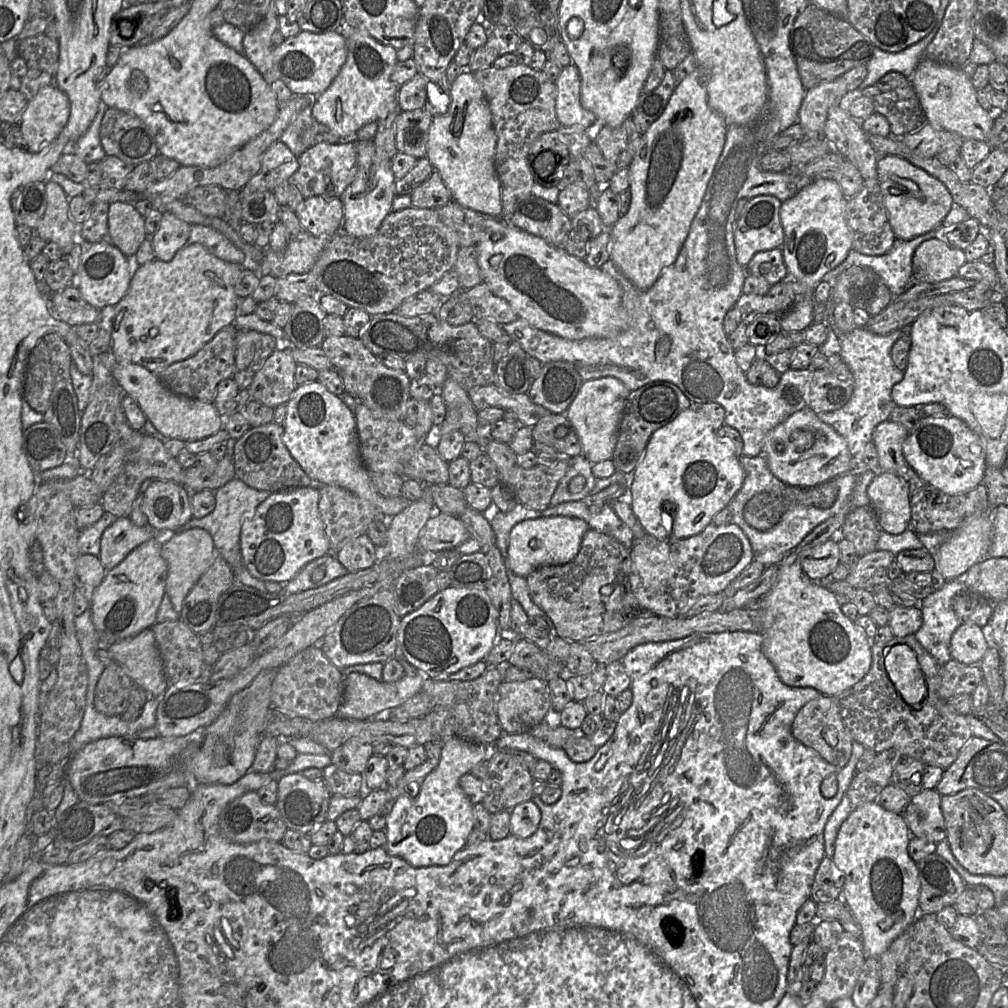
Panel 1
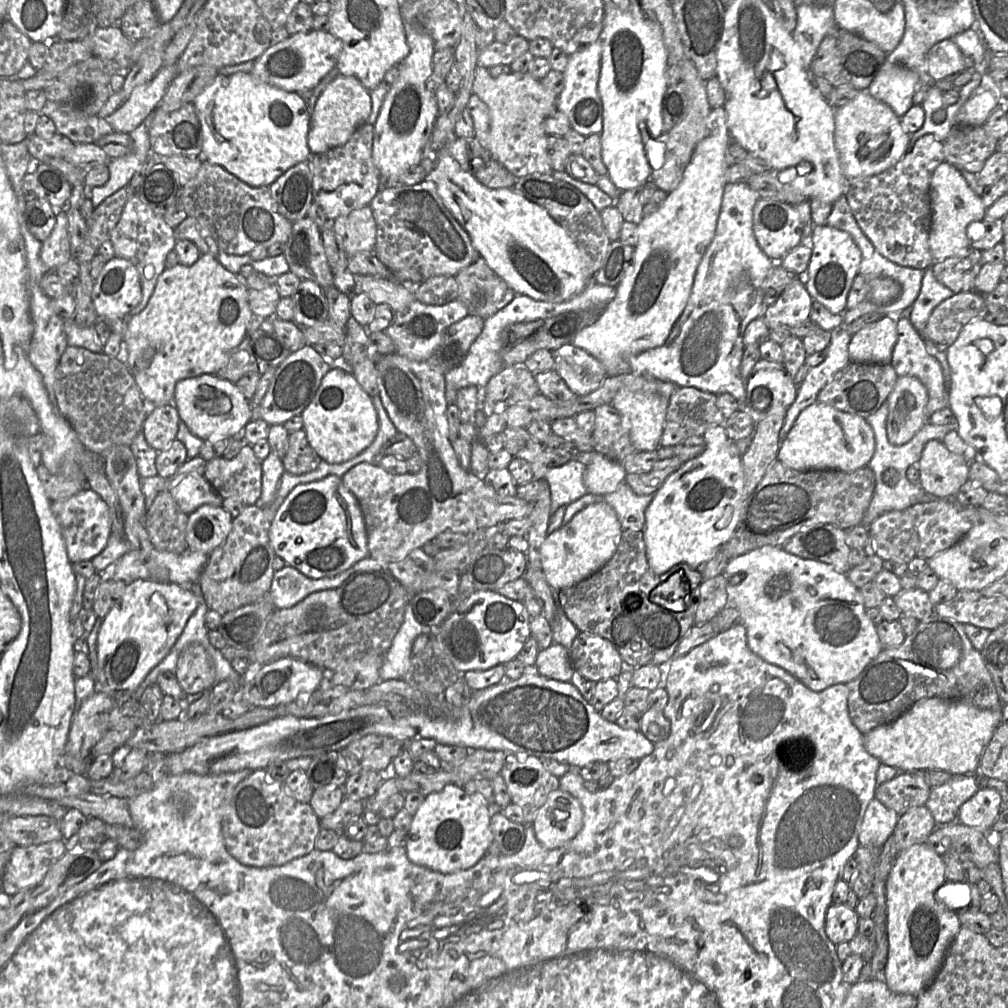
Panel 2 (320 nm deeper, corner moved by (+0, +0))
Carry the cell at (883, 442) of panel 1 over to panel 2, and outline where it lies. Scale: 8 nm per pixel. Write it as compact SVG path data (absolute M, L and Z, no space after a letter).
M928 441L918 461L919 485L937 499L953 498L969 480L970 463L950 452L941 441Z

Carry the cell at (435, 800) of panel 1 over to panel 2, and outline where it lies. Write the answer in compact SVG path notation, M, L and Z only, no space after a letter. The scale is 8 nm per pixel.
M450 783L441 791L425 796L425 799L412 816L407 832L406 855L410 862L443 875L454 874L473 868L485 856L493 842L491 815L493 807L478 793L469 793L462 786Z

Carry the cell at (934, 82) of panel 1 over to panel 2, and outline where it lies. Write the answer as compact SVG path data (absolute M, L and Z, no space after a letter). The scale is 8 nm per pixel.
M951 39L933 45L925 59L925 73L933 80L943 80L947 76L966 69L966 57Z

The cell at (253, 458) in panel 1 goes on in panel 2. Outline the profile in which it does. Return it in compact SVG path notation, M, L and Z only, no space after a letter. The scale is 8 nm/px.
M301 429L289 434L288 449L281 460L285 472L301 475L317 468L322 459L309 444L305 430Z

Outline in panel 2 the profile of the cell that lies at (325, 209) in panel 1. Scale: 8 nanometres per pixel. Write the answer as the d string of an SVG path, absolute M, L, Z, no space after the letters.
M369 206L339 216L332 222L337 243L347 256L373 252L376 244L376 223Z

